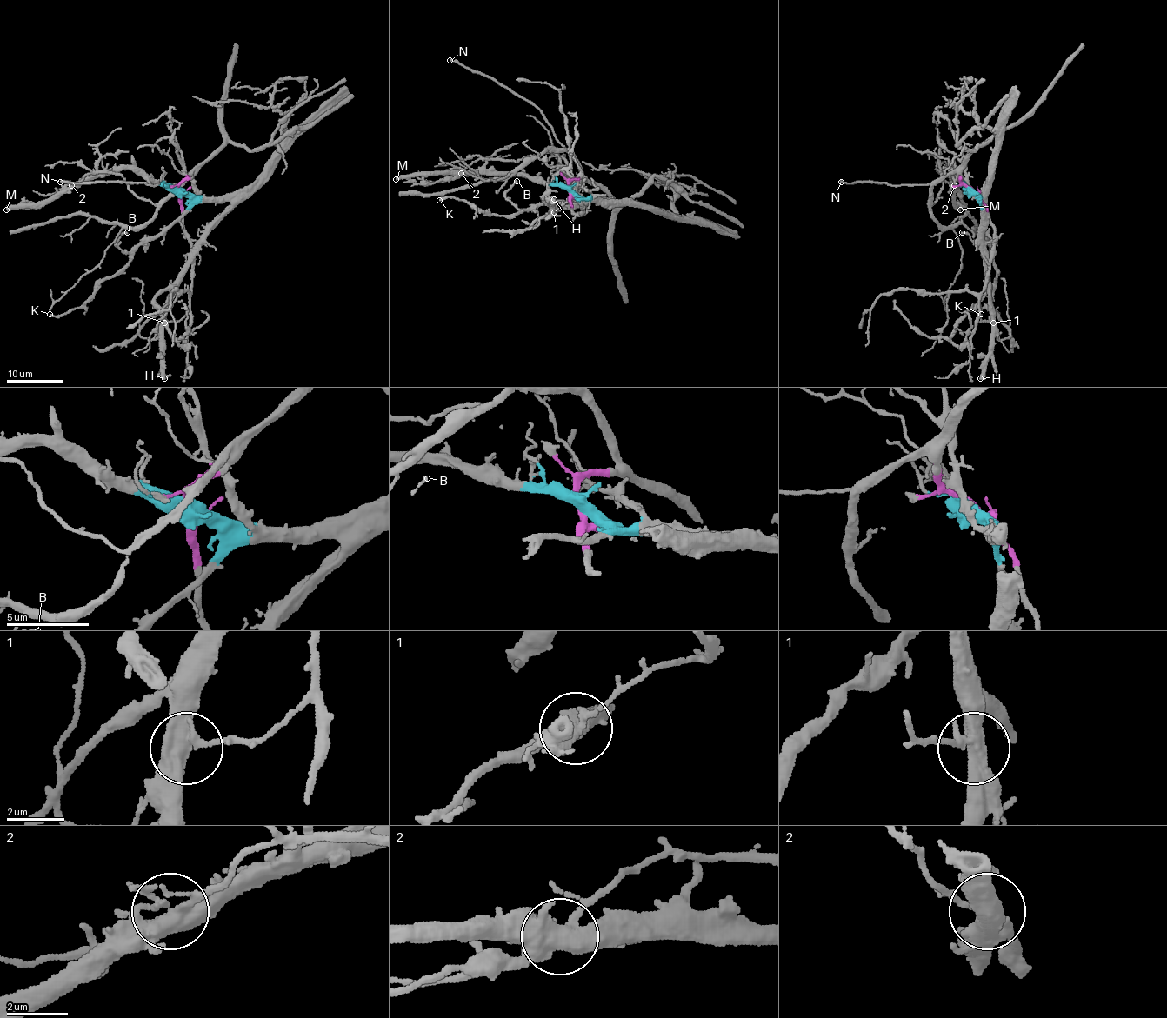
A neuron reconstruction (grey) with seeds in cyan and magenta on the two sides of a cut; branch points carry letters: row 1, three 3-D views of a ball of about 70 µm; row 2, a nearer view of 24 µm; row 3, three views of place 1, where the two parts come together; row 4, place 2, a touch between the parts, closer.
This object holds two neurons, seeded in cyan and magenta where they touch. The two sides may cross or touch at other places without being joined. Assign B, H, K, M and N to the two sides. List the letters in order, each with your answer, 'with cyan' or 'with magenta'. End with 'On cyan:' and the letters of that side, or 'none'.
B: with cyan
H: with cyan
K: with cyan
M: with cyan
N: with magenta
On cyan: B, H, K, M

